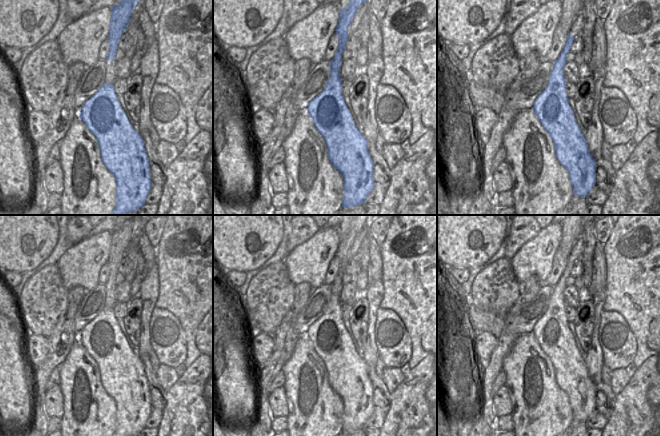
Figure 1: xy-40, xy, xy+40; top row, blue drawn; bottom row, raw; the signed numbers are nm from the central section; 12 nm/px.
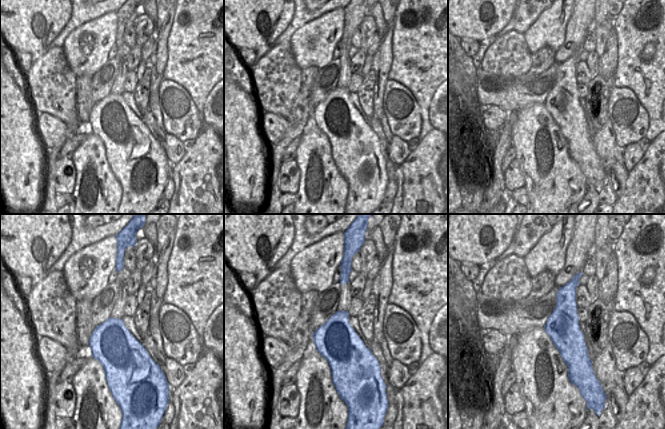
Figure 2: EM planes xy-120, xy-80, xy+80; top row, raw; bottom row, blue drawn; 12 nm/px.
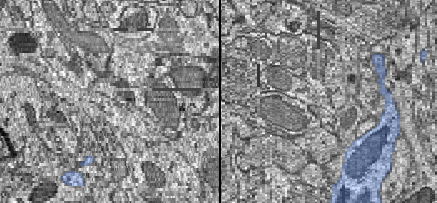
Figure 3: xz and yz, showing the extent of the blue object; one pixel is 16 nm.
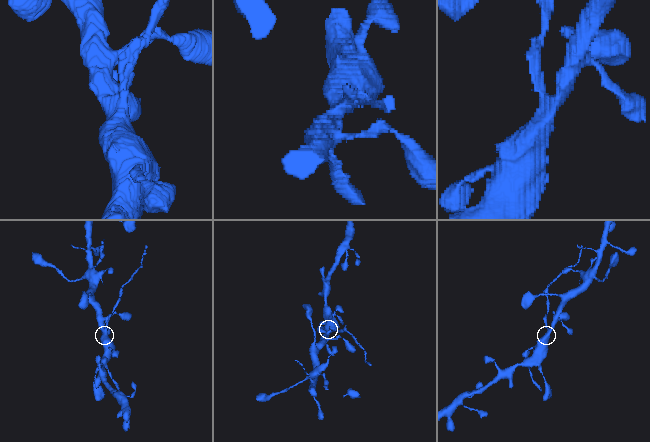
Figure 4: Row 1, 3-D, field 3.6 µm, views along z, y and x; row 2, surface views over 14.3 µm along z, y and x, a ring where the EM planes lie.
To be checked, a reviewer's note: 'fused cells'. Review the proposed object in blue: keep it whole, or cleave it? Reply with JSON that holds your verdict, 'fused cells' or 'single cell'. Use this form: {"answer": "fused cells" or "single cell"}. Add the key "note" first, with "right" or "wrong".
{"note": "right", "answer": "fused cells"}

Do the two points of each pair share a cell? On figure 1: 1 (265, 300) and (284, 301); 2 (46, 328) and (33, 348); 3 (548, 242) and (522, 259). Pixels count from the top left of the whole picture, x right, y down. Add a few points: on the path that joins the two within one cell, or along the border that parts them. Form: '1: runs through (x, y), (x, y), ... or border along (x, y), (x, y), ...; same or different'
1: runs through (270, 300), (279, 300); same
2: border along (26, 334), (40, 334), (47, 338); different
3: runs through (542, 248), (531, 259), (528, 259); same

